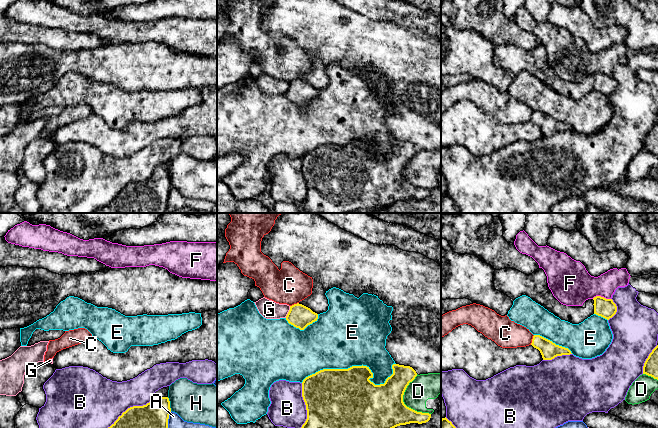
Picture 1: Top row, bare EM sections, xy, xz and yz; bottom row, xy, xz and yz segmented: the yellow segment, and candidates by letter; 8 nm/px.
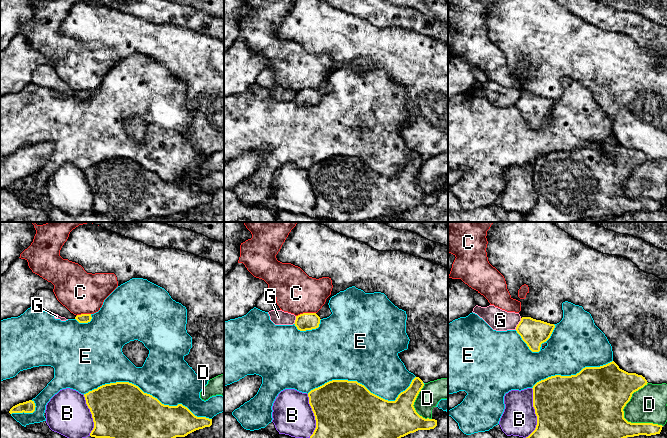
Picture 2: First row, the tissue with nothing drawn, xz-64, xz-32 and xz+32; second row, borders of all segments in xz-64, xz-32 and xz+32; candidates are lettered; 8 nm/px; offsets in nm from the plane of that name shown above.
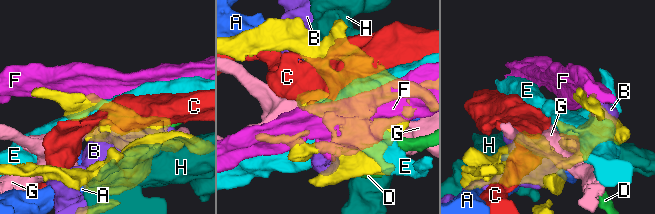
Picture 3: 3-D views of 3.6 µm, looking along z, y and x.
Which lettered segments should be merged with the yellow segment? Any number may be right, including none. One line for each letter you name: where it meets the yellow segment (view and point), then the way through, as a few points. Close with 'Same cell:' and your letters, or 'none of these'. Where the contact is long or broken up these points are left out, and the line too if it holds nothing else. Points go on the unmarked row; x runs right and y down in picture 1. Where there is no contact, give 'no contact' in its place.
Same cell: none of these

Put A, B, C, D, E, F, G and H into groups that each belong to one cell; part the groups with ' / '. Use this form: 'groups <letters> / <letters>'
groups A / B / C / D / E / F / G / H

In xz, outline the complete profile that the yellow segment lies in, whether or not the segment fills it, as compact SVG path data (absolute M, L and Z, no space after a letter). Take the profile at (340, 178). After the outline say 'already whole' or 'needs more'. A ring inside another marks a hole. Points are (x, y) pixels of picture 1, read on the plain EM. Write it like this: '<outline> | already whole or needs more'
M392 141L393 150L384 160L375 161L369 155L373 149L367 142L348 145L323 145L302 158L302 173L307 195L299 205L305 213L350 213L371 208L385 208L410 199L426 199L431 190L417 188L403 178L404 168L417 152L410 142Z | already whole

